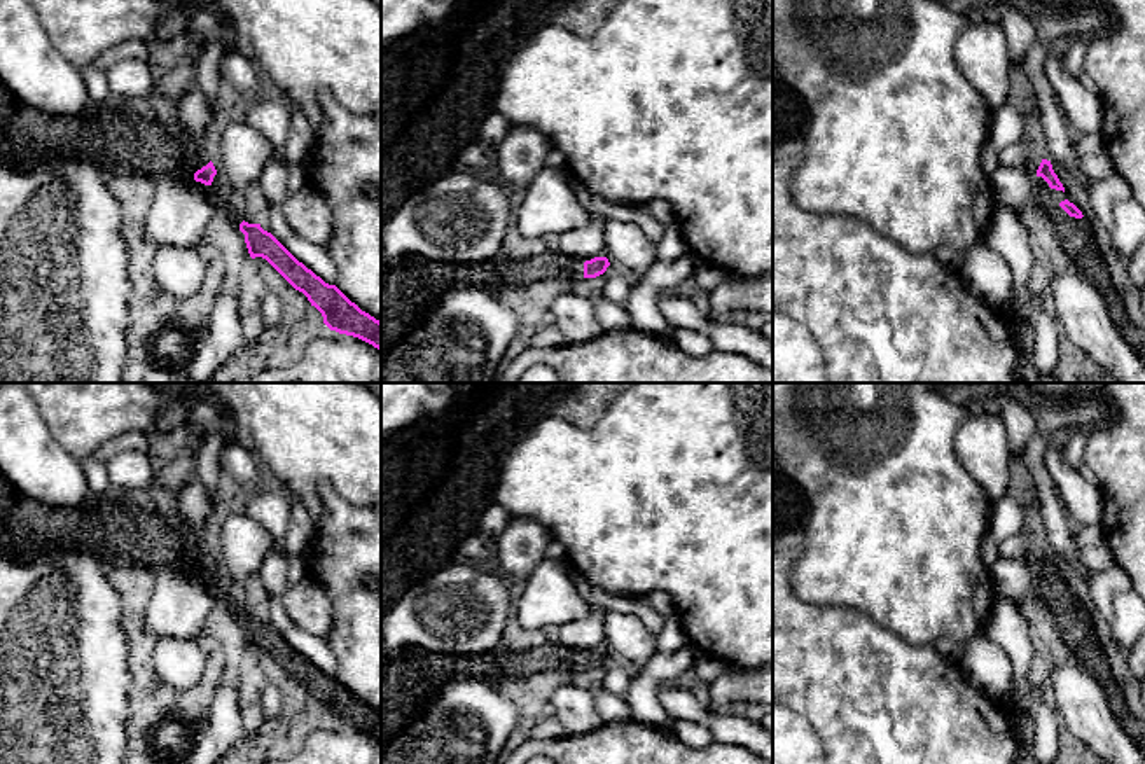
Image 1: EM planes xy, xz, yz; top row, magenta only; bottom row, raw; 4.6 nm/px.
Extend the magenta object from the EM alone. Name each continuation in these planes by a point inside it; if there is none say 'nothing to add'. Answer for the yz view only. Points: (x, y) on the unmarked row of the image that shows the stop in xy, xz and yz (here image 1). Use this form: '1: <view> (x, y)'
1: yz (1075, 628)

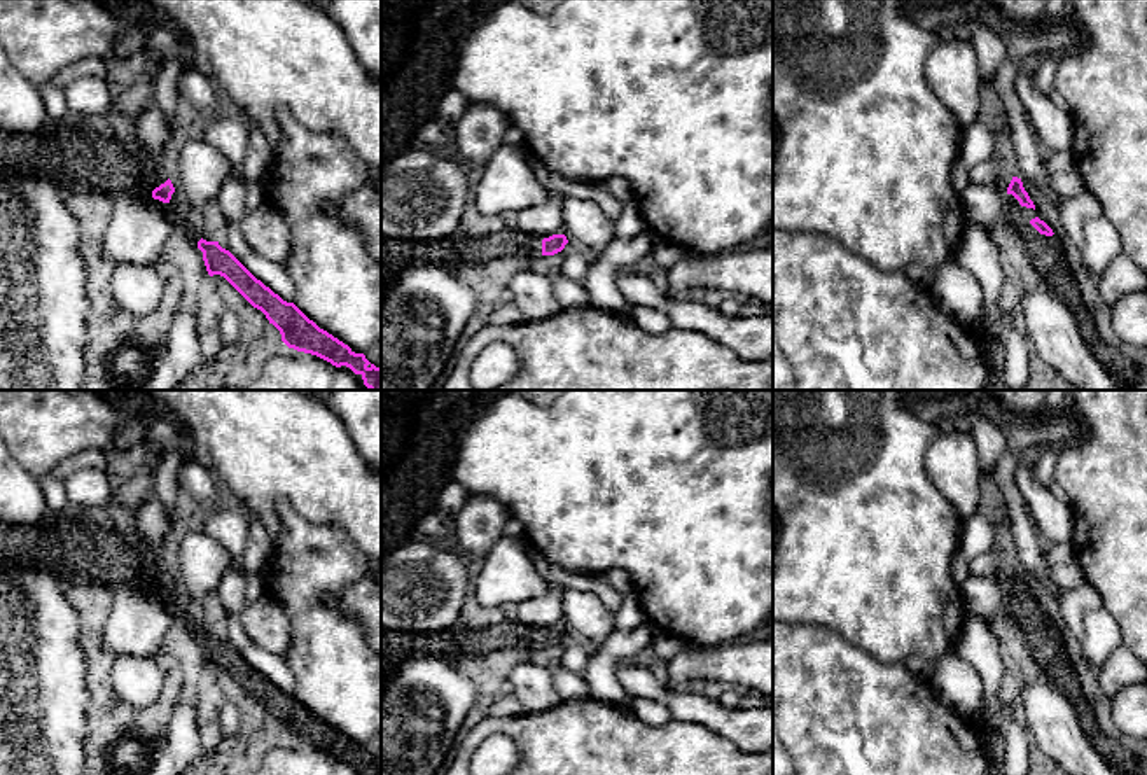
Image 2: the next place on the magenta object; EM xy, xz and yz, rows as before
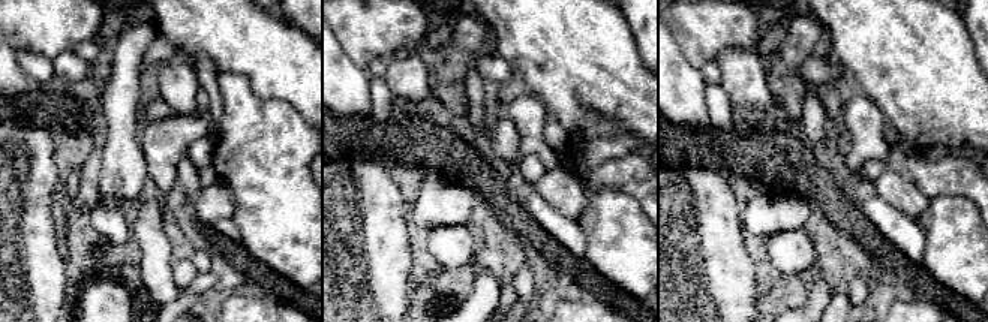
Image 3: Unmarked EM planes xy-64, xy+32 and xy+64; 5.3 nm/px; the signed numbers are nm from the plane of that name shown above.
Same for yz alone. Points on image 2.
1: yz (1046, 646)

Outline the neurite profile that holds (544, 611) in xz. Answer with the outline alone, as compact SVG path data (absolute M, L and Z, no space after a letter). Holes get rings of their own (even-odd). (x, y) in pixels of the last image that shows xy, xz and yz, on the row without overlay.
M551 584L549 591L537 598L518 604L516 623L525 626L563 626L563 591L565 588Z

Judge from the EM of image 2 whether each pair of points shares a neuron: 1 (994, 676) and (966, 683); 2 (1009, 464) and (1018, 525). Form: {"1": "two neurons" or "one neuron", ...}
{"1": "two neurons", "2": "one neuron"}

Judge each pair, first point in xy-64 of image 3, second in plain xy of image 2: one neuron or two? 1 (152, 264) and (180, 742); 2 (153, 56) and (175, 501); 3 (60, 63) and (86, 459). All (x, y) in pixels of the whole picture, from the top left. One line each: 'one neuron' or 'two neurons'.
1: one neuron
2: one neuron
3: two neurons

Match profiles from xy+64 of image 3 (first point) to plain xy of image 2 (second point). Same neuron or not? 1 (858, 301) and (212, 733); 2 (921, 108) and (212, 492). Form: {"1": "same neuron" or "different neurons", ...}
{"1": "different neurons", "2": "different neurons"}

